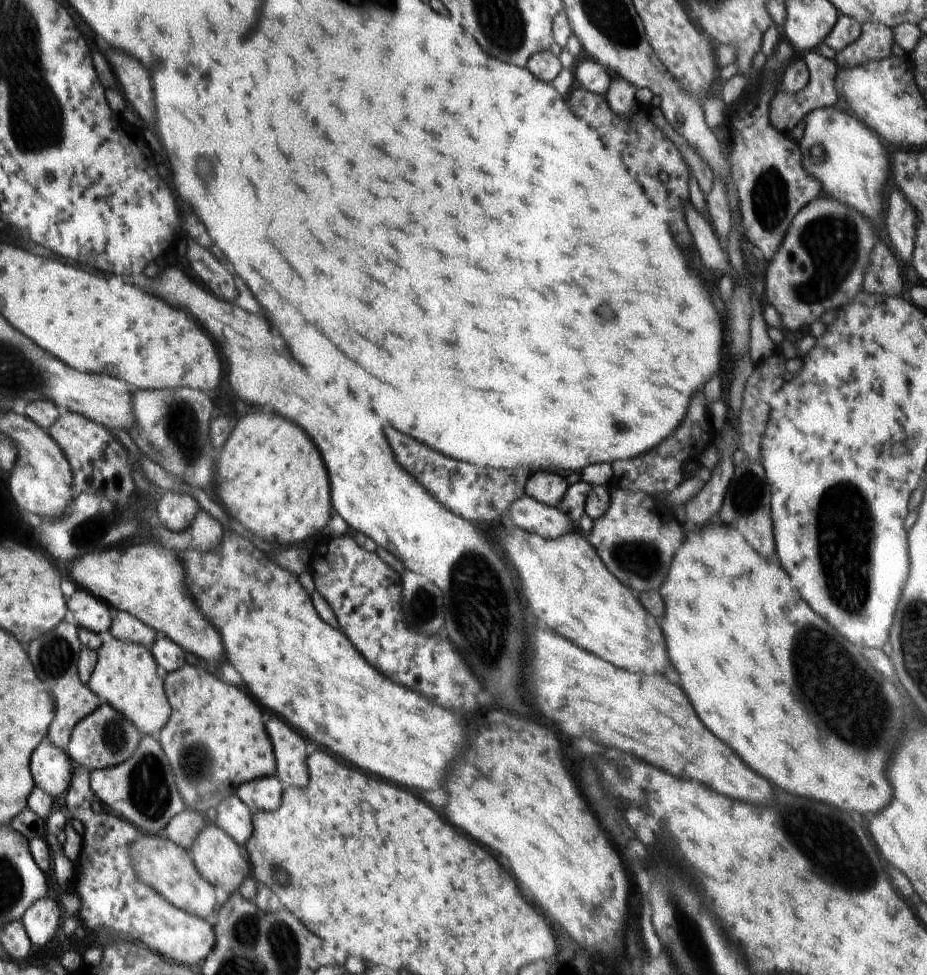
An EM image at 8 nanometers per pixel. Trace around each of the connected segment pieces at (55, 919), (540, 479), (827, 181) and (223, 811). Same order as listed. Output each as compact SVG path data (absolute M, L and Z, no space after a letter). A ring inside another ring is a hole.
M52 898L38 899L24 915L29 940L38 946L48 944L60 926L60 904Z
M551 471L532 472L525 485L525 495L541 504L558 508L568 488L565 475Z
M834 106L814 110L804 120L806 128L799 148L806 173L820 180L830 196L842 200L842 204L856 208L860 214L874 218L874 222L880 224L882 188L891 175L891 160L883 143L863 121L836 110ZM824 138L830 144L818 144L818 140L824 142Z
M237 795L226 796L216 809L218 811L217 826L244 849L246 842L254 834L252 810L248 809Z

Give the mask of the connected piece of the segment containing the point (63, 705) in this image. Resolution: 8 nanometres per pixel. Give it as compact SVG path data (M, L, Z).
M63 621L53 631L46 632L28 646L30 660L34 660L34 668L38 668L38 677L46 682L46 688L56 698L57 717L49 728L48 739L57 748L67 750L72 732L86 716L97 711L102 704L101 698L83 682L78 673L81 655L80 630L72 621Z

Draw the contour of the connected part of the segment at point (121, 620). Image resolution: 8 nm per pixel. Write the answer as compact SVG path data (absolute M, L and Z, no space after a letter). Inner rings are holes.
M116 611L109 634L114 639L139 643L151 650L156 641L156 633L136 616L125 611Z

